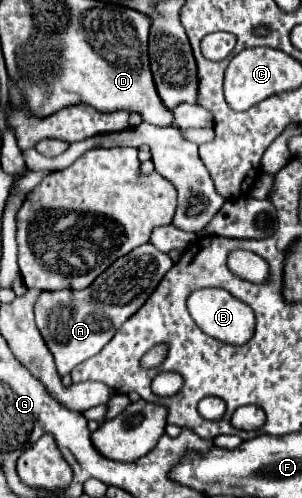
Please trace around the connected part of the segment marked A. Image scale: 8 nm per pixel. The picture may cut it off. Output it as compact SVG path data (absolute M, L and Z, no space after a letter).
M144 244L118 258L114 266L110 266L92 282L92 286L84 290L42 292L34 306L36 326L56 360L58 374L64 376L80 362L98 354L110 342L114 332L148 300L172 264L174 262L168 254L162 254L154 246Z

